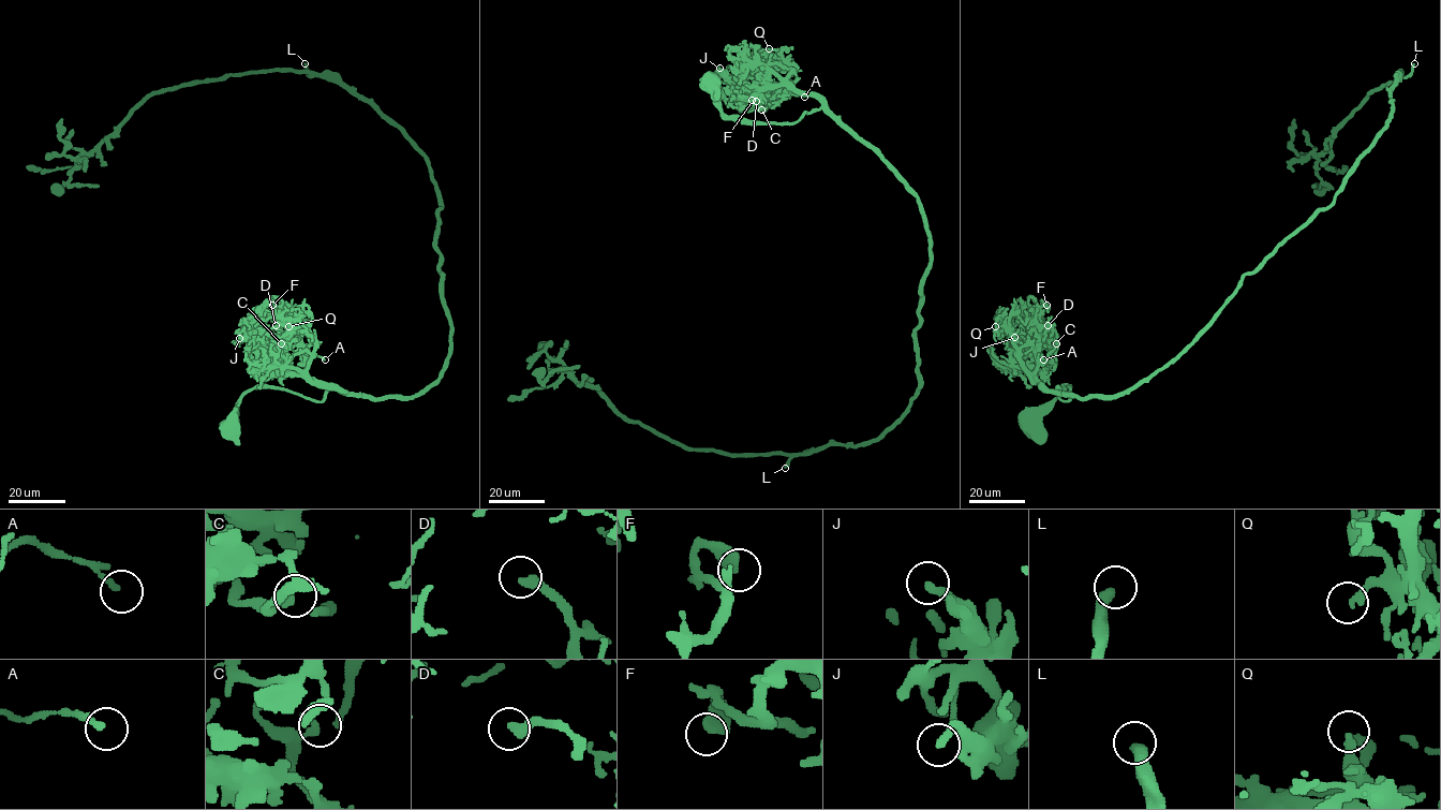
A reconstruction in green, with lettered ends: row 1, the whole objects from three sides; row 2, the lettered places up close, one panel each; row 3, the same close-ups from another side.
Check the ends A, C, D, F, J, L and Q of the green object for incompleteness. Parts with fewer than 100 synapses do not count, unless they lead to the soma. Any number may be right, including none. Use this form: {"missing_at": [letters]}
{"missing_at": ["L"]}

